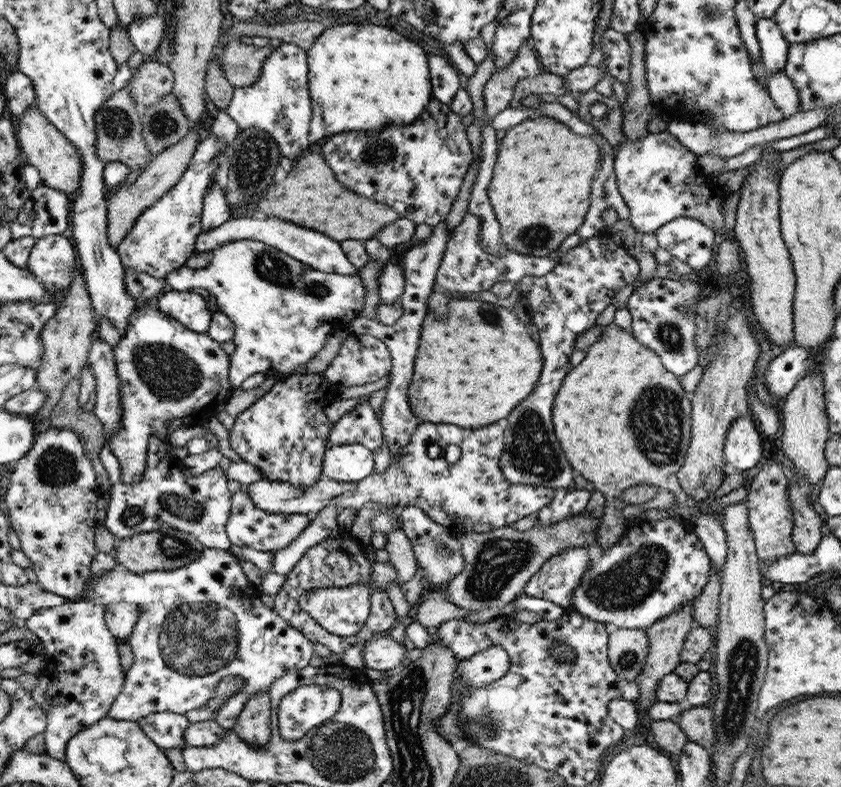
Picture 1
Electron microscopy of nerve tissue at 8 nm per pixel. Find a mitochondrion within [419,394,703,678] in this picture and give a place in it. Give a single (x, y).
(622, 588)

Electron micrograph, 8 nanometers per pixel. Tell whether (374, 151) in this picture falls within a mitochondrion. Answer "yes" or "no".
yes

